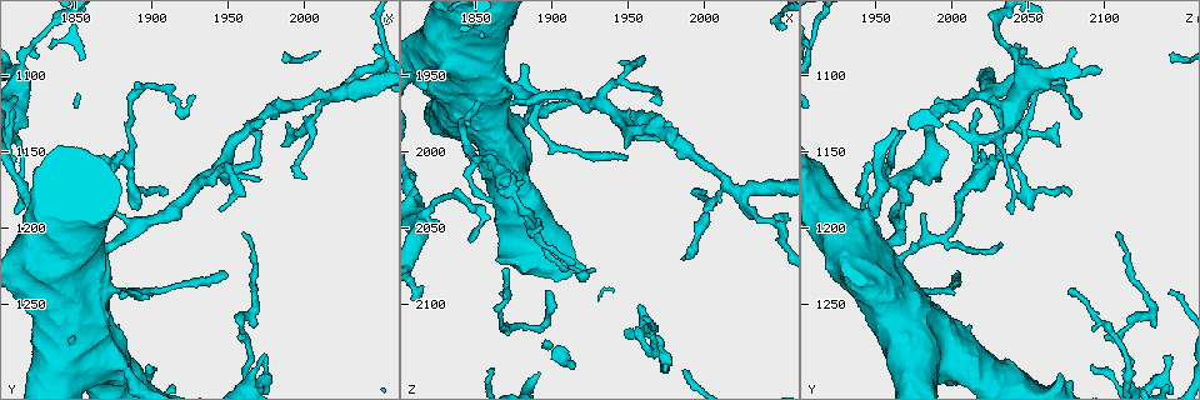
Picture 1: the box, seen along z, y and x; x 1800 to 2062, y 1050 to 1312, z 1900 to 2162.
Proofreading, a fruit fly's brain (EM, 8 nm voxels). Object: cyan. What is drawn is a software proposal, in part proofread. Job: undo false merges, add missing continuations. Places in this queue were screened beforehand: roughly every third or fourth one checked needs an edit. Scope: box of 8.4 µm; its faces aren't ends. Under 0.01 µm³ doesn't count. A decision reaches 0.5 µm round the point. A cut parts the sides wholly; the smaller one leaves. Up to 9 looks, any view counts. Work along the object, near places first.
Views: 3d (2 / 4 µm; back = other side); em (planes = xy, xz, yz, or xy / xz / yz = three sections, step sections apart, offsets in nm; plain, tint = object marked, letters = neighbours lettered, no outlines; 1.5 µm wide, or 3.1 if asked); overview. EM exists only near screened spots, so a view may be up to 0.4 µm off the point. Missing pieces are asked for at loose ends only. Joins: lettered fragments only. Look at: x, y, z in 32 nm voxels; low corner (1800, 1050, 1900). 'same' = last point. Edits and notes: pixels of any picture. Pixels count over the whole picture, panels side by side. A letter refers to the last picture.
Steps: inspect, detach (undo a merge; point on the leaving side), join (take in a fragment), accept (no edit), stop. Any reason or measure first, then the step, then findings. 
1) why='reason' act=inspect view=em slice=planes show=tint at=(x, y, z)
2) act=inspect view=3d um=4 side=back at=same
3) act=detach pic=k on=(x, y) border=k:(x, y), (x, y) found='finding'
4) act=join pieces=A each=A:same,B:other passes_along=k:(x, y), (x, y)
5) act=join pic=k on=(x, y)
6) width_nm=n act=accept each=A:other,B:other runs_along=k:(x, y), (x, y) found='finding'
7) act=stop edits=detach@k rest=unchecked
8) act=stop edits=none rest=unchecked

why='branch stops here' act=inspect view=em slice=planes show=letters at=(1974, 1282, 2142)

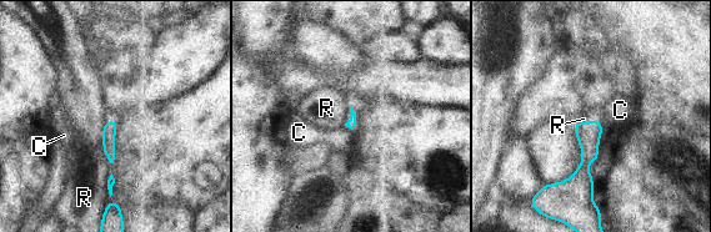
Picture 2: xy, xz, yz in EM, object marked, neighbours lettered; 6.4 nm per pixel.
longest_contact=R:300nm act=accept each=C:other,R:other runs_along=2:(595, 122), (584, 169), (569, 183) found='no lettered fragment goes on from it'

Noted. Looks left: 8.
why='end of a long branch' act=inspect view=em slice=planes show=letters at=(1960, 1202, 2110)

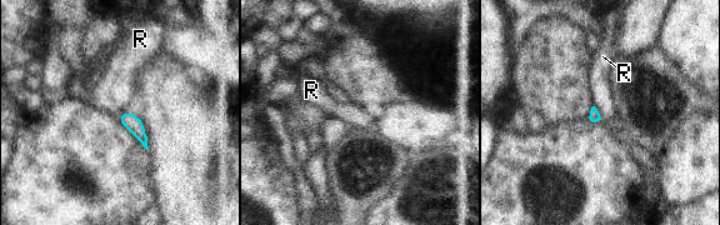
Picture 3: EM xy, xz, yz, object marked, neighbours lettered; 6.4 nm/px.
longest_contact=R:110nm act=accept each=R:other border=3:(594, 105), (601, 119) found='no lettered fragment goes on from it'

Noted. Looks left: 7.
why='thin end' act=inspect view=3d um=4 at=(1926, 1112, 2076)

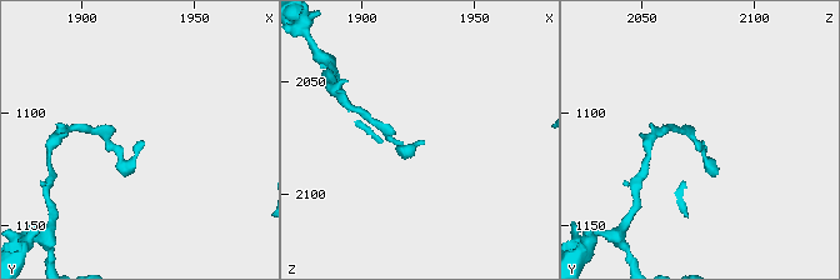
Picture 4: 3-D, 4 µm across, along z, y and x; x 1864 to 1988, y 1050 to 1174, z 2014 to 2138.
why='shape alone is not enough' act=inspect view=em slice=planes show=letters at=(1927, 1112, 2077)

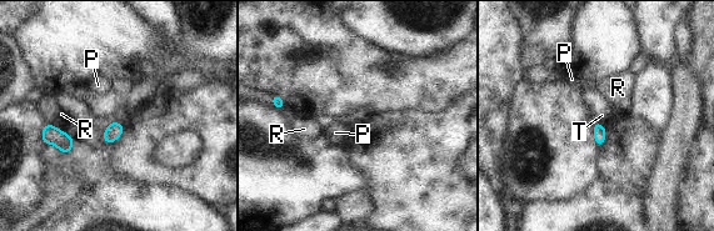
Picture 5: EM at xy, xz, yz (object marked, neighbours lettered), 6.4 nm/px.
width_nm=90 act=accept each=P:other,R:other,T:other border=5:(595, 120), (602, 122) found='none of them fits'

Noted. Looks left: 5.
why='free end' act=inspect view=em slice=xz step=8 show=tint at=(1970, 1138, 1968)

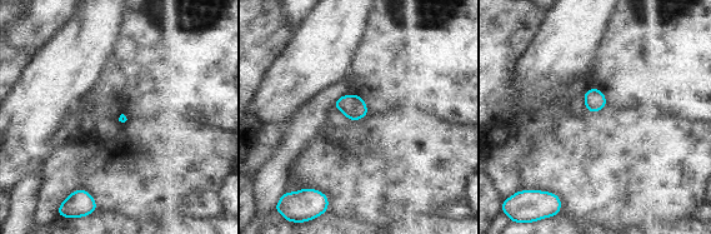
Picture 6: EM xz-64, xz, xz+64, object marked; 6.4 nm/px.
act=inspect view=em slice=xz step=8 show=letters at=same

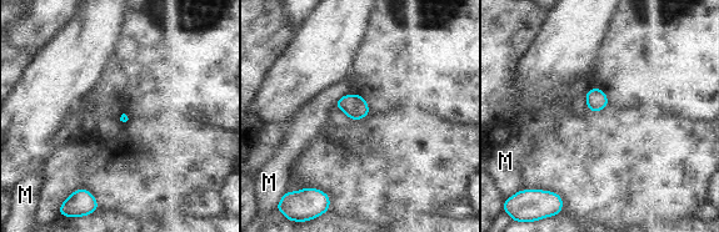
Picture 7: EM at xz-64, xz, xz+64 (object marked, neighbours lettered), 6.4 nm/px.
act=accept each=M:other border=7:(346, 92), (333, 105) found='none of them fits'

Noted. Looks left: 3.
act=stop edits=none rest=unchecked

